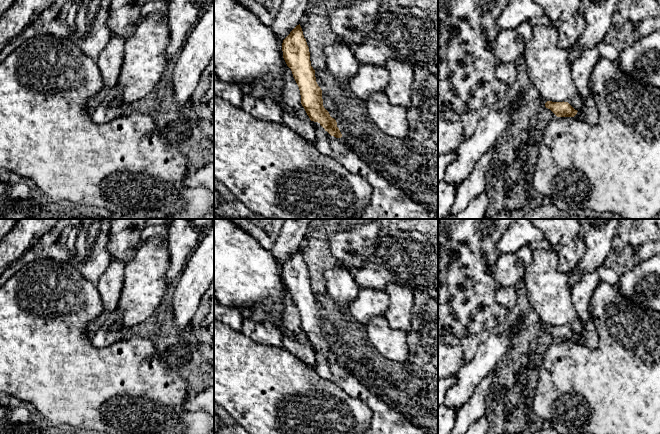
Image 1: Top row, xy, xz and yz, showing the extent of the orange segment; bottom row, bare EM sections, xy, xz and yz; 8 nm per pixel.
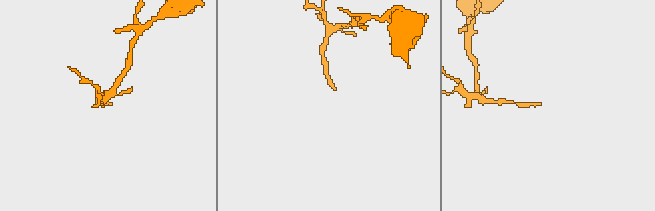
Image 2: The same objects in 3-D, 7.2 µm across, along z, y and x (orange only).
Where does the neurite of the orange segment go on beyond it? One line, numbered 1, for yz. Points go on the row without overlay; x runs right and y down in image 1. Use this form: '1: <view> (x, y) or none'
1: yz (589, 337)

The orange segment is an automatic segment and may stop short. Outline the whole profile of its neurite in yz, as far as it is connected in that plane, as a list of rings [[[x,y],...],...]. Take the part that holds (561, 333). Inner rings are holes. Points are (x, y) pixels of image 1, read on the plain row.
[[[592,319],[584,324],[584,329],[579,335],[564,325],[547,325],[545,331],[550,333],[557,341],[575,341],[589,349],[595,349],[599,344],[599,335]]]

